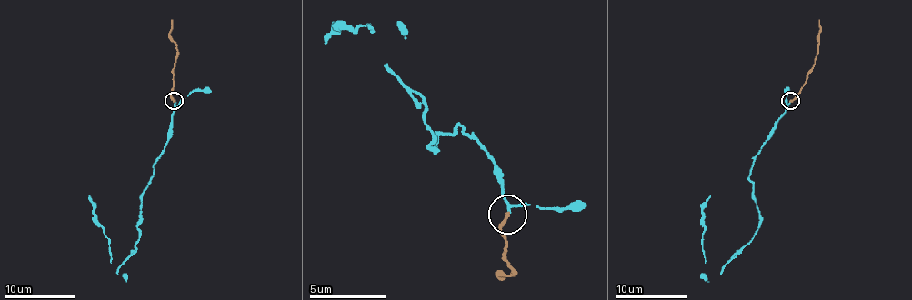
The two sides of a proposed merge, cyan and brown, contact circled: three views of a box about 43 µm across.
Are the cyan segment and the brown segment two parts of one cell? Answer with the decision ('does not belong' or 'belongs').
belongs

